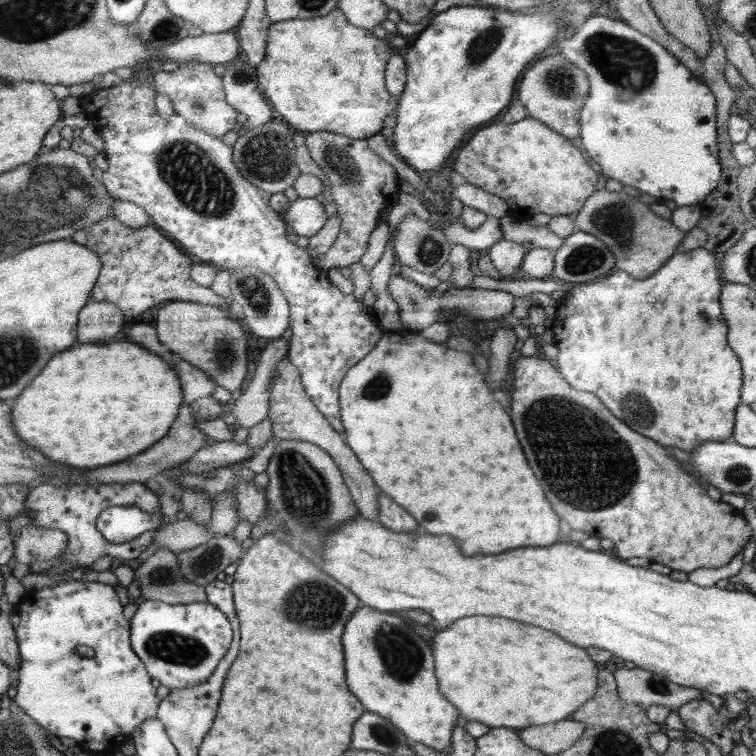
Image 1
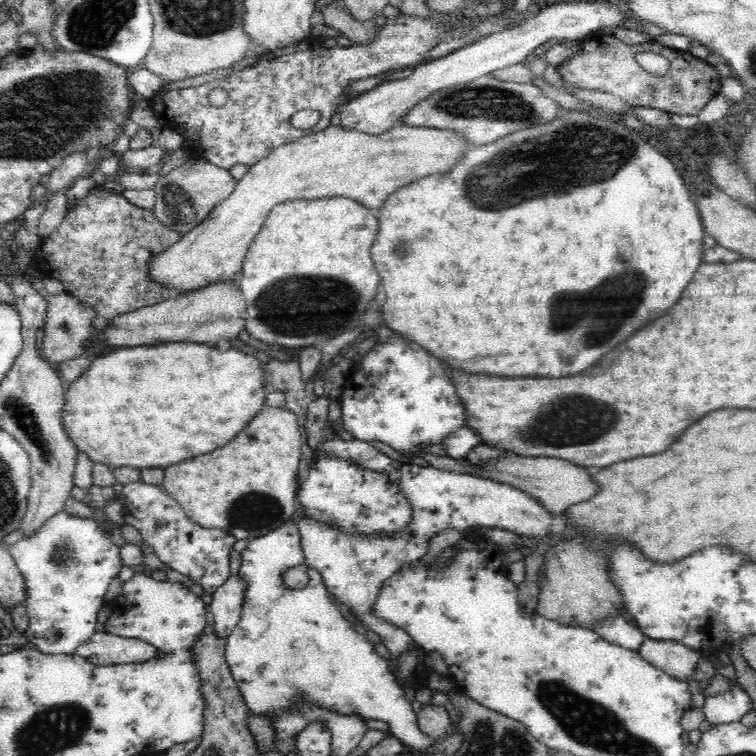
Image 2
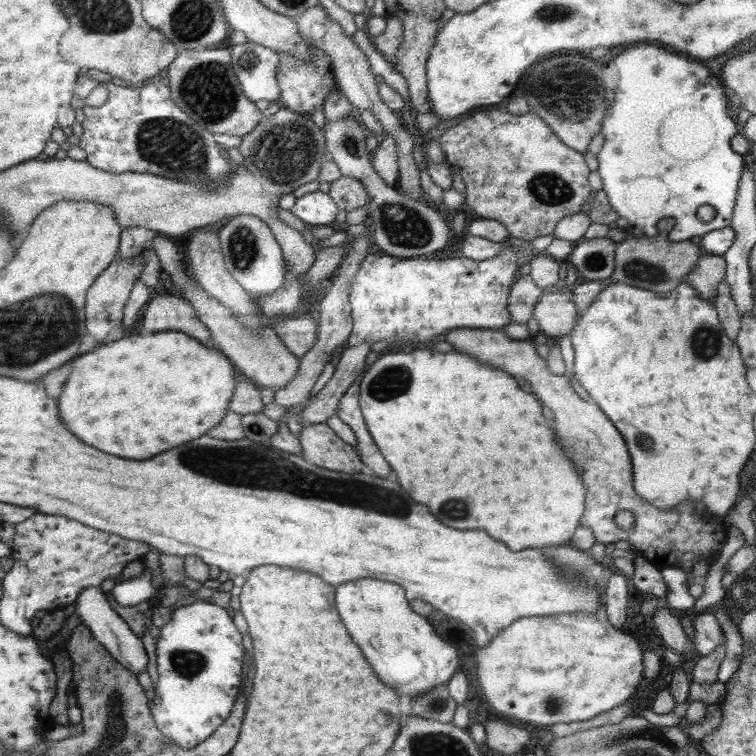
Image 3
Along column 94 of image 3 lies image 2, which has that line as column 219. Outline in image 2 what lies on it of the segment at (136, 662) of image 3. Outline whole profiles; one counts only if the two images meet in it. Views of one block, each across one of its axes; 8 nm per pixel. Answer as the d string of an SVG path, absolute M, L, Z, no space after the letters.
M230 575L227 581L213 592L210 609L214 617L214 638L227 640L239 624L244 606L245 582L237 575Z

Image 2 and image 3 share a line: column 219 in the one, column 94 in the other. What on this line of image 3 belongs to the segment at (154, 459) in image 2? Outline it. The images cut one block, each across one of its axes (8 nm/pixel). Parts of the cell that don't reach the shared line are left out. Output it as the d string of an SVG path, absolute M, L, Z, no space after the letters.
M156 332L152 336L132 336L110 342L72 360L70 374L58 400L58 412L64 426L84 444L120 458L146 460L214 428L228 411L234 387L234 364L220 350L184 332Z

